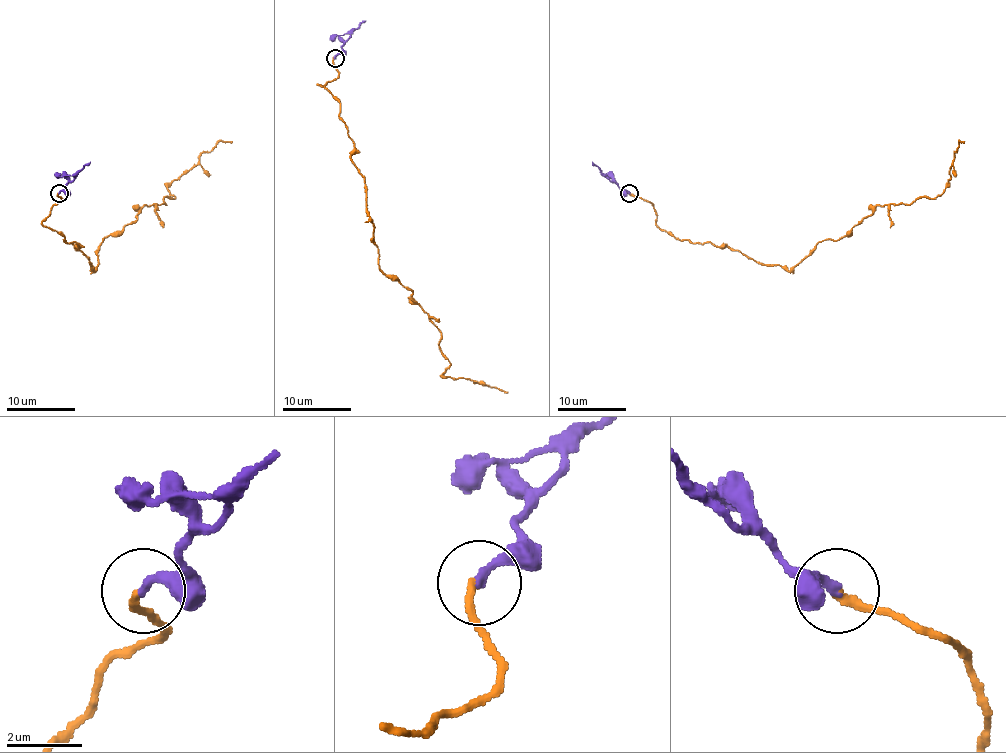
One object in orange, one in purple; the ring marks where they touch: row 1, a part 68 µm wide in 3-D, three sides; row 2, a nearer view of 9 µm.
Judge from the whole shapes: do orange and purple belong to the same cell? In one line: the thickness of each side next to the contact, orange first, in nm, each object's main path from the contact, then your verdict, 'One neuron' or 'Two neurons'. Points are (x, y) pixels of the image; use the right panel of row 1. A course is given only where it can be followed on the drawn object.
Thickness 200 nm (orange) against 240 nm. Course of orange: (629, 192), (675, 237), (792, 270), (877, 206), (935, 197), (964, 141). Course of purple: (629, 192), (611, 182), (592, 161). One neuron

